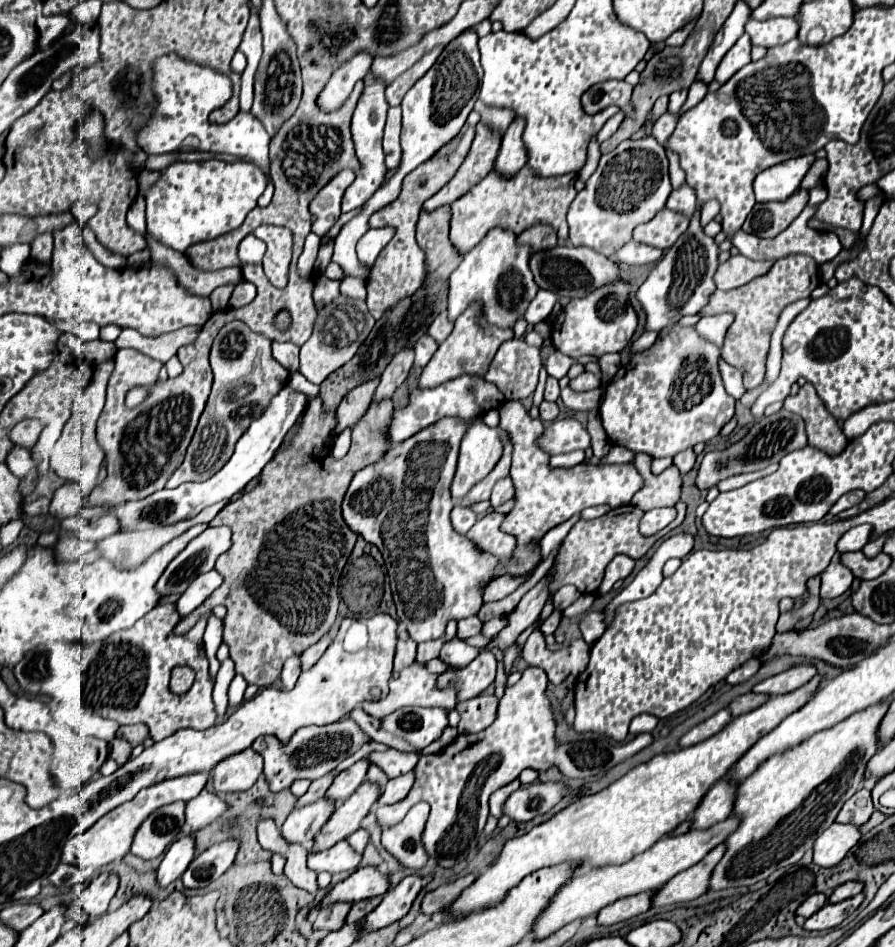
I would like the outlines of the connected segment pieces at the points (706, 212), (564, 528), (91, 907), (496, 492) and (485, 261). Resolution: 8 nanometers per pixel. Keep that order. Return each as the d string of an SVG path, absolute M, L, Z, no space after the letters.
M708 201L708 203L704 203L702 205L702 225L708 225L716 215L720 213L720 205L718 205L718 201Z
M577 513L572 516L572 519L568 519L566 523L562 523L562 525L558 525L558 527L550 529L550 531L544 535L544 539L542 539L542 543L540 543L540 547L542 547L542 559L546 559L546 557L550 555L550 551L566 537L566 533L572 529L572 525L579 519L580 513Z
M104 871L90 881L90 885L80 893L78 901L90 917L100 917L106 913L110 899L116 895L116 889L118 889L118 875Z
M506 477L506 479L500 479L494 489L492 489L492 495L490 495L490 505L496 509L500 507L502 503L510 501L514 497L514 485L512 485L512 479Z
M494 227L486 233L486 237L464 255L458 269L450 275L450 293L448 293L448 319L456 321L464 309L480 299L484 303L484 315L488 323L498 327L512 327L524 311L528 303L538 293L538 285L534 283L532 271L528 267L530 247L516 243L516 233L504 227Z

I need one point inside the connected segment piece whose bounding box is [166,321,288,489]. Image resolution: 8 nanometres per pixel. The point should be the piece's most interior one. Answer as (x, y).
(246, 376)

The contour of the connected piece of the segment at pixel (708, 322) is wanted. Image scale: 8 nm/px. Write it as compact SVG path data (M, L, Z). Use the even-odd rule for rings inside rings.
M718 313L718 315L704 315L698 323L696 323L696 331L700 333L700 337L706 337L708 341L712 341L714 345L722 347L724 343L724 335L728 325L734 321L734 313Z

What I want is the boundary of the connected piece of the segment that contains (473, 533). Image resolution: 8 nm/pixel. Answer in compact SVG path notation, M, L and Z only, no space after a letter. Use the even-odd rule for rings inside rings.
M490 511L488 515L484 515L482 519L478 519L470 531L466 533L466 537L470 541L474 541L476 545L480 545L482 549L494 553L496 557L500 557L502 561L506 561L510 557L510 553L514 551L514 537L506 535L500 531L500 524L504 520L506 514L494 513Z

